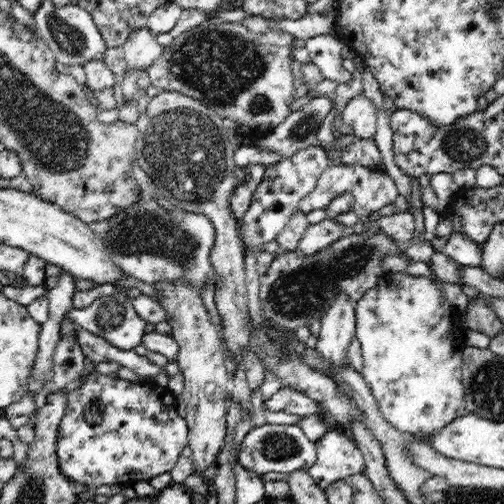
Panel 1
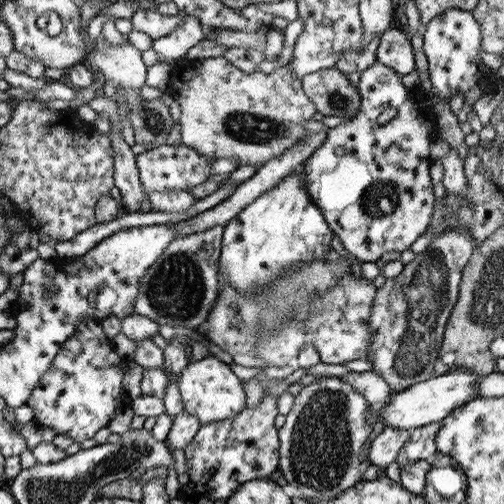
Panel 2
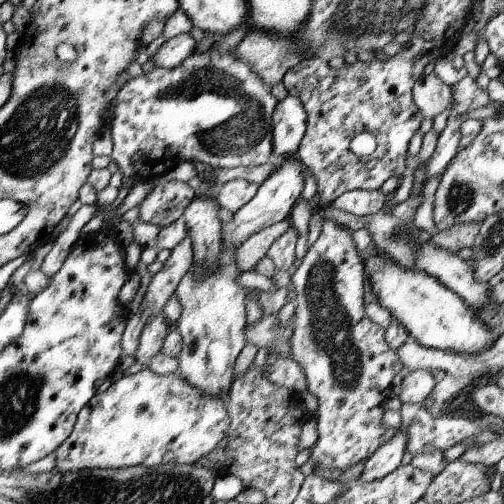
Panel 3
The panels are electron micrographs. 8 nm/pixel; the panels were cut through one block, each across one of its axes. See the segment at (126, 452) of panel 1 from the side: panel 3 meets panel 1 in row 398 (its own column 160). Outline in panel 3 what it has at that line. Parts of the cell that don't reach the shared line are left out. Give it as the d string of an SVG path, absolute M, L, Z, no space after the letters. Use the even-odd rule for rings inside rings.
M213 44L205 52L197 52L197 46L195 46L195 52L189 54L177 68L171 68L171 70L167 70L167 68L153 68L153 70L141 74L141 76L135 76L135 78L127 80L119 88L115 100L111 102L113 104L111 106L111 118L113 120L109 120L109 134L111 134L111 140L113 140L113 152L109 154L109 158L119 166L119 172L123 174L121 182L133 188L139 182L149 182L149 180L155 180L159 176L167 176L167 172L171 168L175 168L177 164L181 164L181 162L189 162L193 166L205 164L205 166L211 166L213 170L233 170L233 168L239 168L239 166L241 168L251 168L251 166L263 166L265 162L271 162L273 160L271 158L271 154L273 154L271 152L273 150L273 146L271 146L271 126L273 126L271 116L273 116L273 110L277 106L277 100L269 94L269 90L271 88L265 86L261 76L257 72L253 72L253 64L249 60L239 58L235 54L235 50L227 50L227 52L215 50Z

